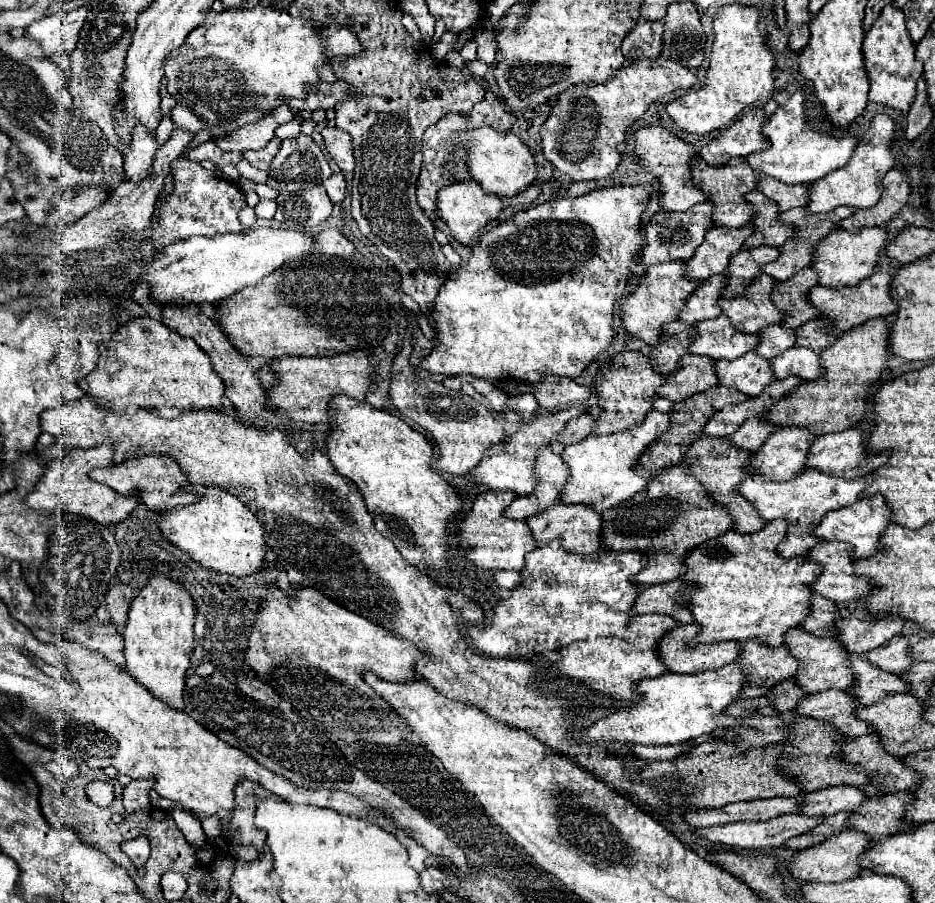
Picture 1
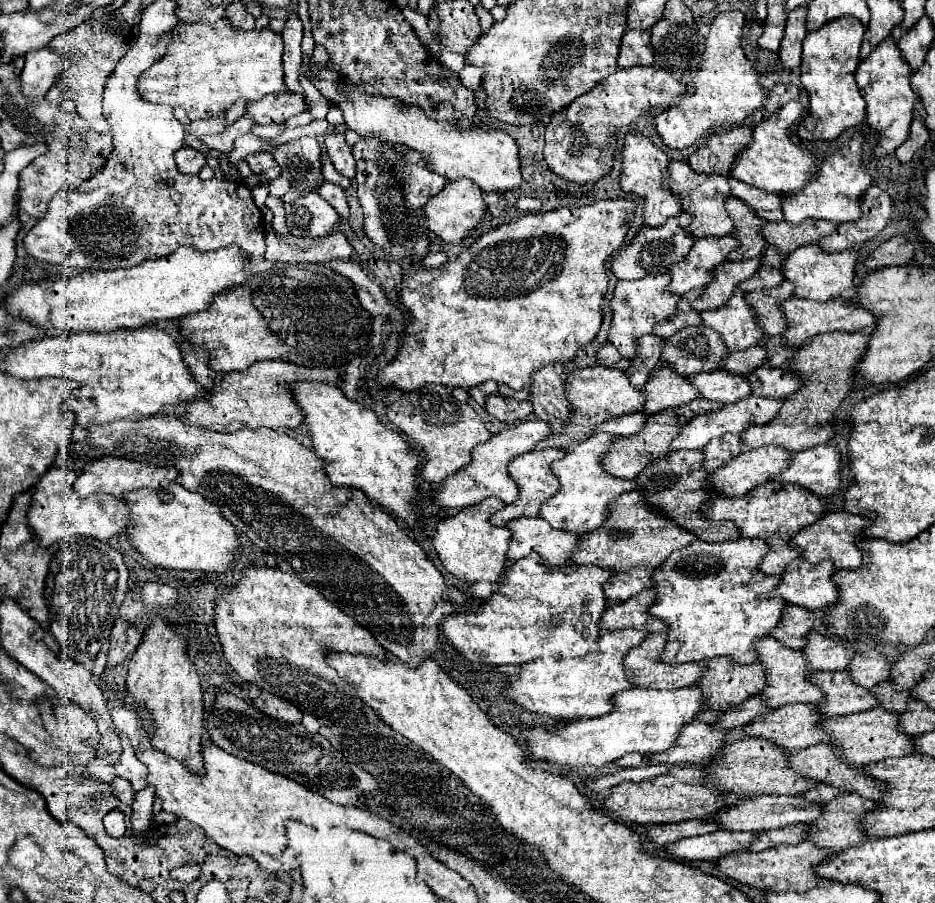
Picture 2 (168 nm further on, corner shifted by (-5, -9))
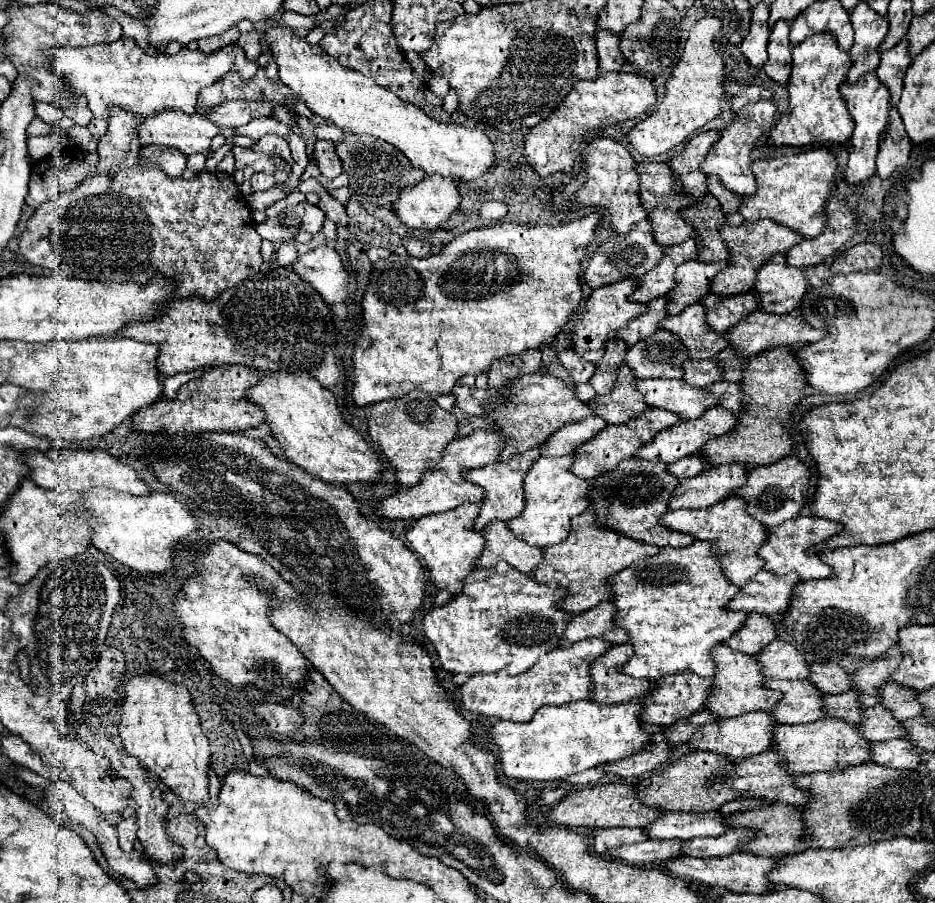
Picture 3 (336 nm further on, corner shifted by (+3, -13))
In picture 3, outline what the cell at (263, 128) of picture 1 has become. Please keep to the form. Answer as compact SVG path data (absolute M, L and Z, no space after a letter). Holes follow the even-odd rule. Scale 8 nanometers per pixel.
M165 109L155 113L153 117L145 117L139 125L139 143L143 147L163 145L191 153L207 153L211 139L219 133L217 125L209 119L195 115L187 115L179 109Z

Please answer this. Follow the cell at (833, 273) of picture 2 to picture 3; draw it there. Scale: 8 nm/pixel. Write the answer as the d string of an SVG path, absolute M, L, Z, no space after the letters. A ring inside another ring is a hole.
M775 253L771 259L767 259L767 263L763 263L763 267L757 271L755 285L751 289L755 295L759 295L759 307L773 315L785 315L785 313L795 311L801 303L801 297L805 295L805 291L809 287L803 273L805 273L805 269L787 267L785 253Z

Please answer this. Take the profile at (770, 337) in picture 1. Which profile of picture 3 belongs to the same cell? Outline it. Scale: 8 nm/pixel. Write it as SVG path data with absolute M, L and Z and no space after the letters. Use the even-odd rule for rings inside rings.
M687 359L681 363L683 365L683 381L693 385L693 387L709 387L711 383L721 381L721 369L717 367L715 359Z

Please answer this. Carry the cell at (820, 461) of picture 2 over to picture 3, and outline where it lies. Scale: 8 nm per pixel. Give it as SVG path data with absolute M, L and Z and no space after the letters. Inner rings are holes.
M787 455L779 459L777 463L763 465L763 467L753 467L747 471L747 483L739 489L733 489L731 495L743 499L747 503L747 515L757 519L765 527L779 525L787 519L797 517L805 503L805 495L809 491L809 467L799 461L795 455Z

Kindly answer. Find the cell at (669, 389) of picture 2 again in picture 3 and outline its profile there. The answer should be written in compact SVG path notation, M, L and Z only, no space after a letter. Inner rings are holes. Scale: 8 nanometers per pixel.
M619 365L617 369L617 383L607 395L595 395L589 401L589 407L605 419L611 425L627 423L627 419L633 419L635 415L649 409L641 395L635 391L635 375L631 375L631 369L627 365Z

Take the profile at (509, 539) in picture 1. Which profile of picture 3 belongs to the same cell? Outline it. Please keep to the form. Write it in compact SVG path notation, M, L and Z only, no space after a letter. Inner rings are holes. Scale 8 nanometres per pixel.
M459 505L457 509L443 511L443 513L433 513L425 515L415 521L415 525L405 533L409 547L423 557L427 569L429 569L429 579L435 587L445 589L449 593L459 593L461 591L461 581L471 573L475 567L475 559L479 553L483 553L483 533L473 531L475 515L479 515L479 505Z

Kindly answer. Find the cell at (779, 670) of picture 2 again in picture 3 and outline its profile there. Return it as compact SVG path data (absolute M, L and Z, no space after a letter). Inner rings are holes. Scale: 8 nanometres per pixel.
M717 645L711 651L715 661L715 675L711 685L711 695L705 699L705 709L711 711L715 717L737 717L751 711L769 711L773 703L781 699L779 691L769 691L763 687L763 675L759 665L753 661L751 655L743 655L739 651L731 651L727 645Z

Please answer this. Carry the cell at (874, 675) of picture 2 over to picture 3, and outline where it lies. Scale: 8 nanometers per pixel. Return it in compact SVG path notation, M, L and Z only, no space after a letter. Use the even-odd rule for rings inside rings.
M811 663L809 665L809 683L823 695L827 693L843 693L847 687L847 671L843 671L837 663Z

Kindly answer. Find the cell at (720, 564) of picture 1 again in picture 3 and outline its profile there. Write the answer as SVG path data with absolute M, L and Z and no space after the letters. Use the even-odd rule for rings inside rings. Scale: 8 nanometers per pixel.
M699 541L681 549L663 547L659 555L631 563L627 569L607 579L607 583L611 585L613 605L617 607L615 623L629 633L629 643L635 647L633 657L617 669L637 679L657 681L659 675L671 673L695 673L699 677L711 677L715 673L711 649L721 645L723 639L729 639L745 623L747 617L743 613L735 615L733 611L725 609L725 603L731 601L731 595L735 595L737 587L731 587L731 583L719 575L719 567L715 567L715 559L711 559L707 543Z

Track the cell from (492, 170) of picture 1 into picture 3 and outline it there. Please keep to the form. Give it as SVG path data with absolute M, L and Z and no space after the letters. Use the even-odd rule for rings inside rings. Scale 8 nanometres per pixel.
M281 23L271 25L263 33L263 43L279 67L279 81L303 97L313 113L333 121L339 129L357 135L367 133L395 145L405 153L413 167L423 169L427 175L439 173L443 177L453 177L455 181L471 181L493 165L493 143L483 131L455 123L437 123L419 107L405 103L391 91L375 85L371 77L343 67L337 59L321 51L319 45L309 45L289 27Z

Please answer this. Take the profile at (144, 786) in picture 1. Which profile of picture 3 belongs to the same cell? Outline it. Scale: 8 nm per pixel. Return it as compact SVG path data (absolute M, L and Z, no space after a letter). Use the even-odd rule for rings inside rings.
M127 817L117 825L119 831L119 843L125 851L133 849L133 841L137 839L137 819L135 817Z

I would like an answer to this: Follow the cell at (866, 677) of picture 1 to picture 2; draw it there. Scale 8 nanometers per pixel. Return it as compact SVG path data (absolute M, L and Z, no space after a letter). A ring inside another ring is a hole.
M817 671L811 675L811 681L815 681L827 695L825 705L819 705L821 715L837 717L879 707L875 693L857 685L849 671Z

